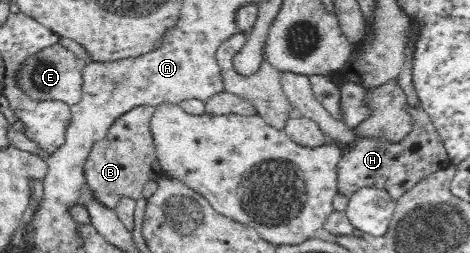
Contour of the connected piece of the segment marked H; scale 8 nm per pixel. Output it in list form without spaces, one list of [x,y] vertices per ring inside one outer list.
[[[421,104],[407,105],[406,111],[413,126],[409,134],[400,141],[391,143],[387,139],[383,141],[375,137],[357,137],[354,147],[344,151],[337,164],[337,192],[349,198],[360,188],[375,187],[385,189],[396,200],[419,180],[451,165],[443,139]]]

